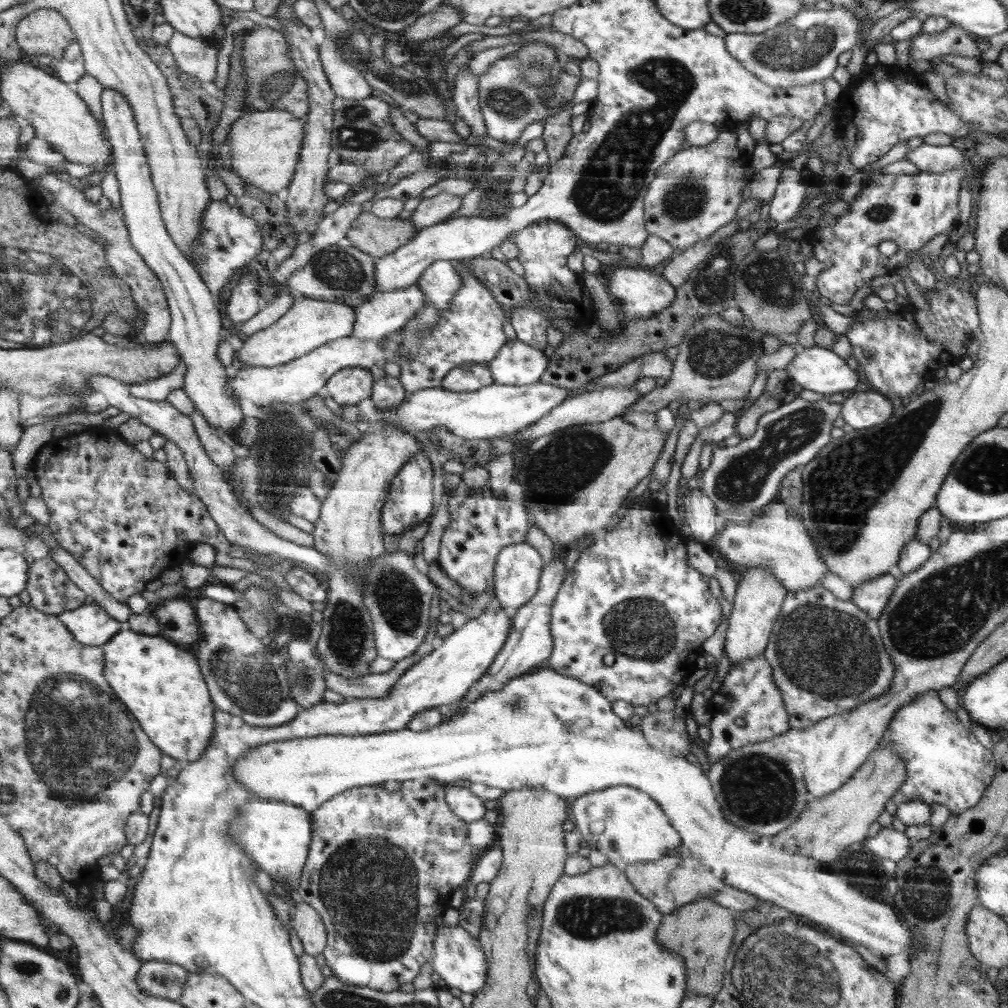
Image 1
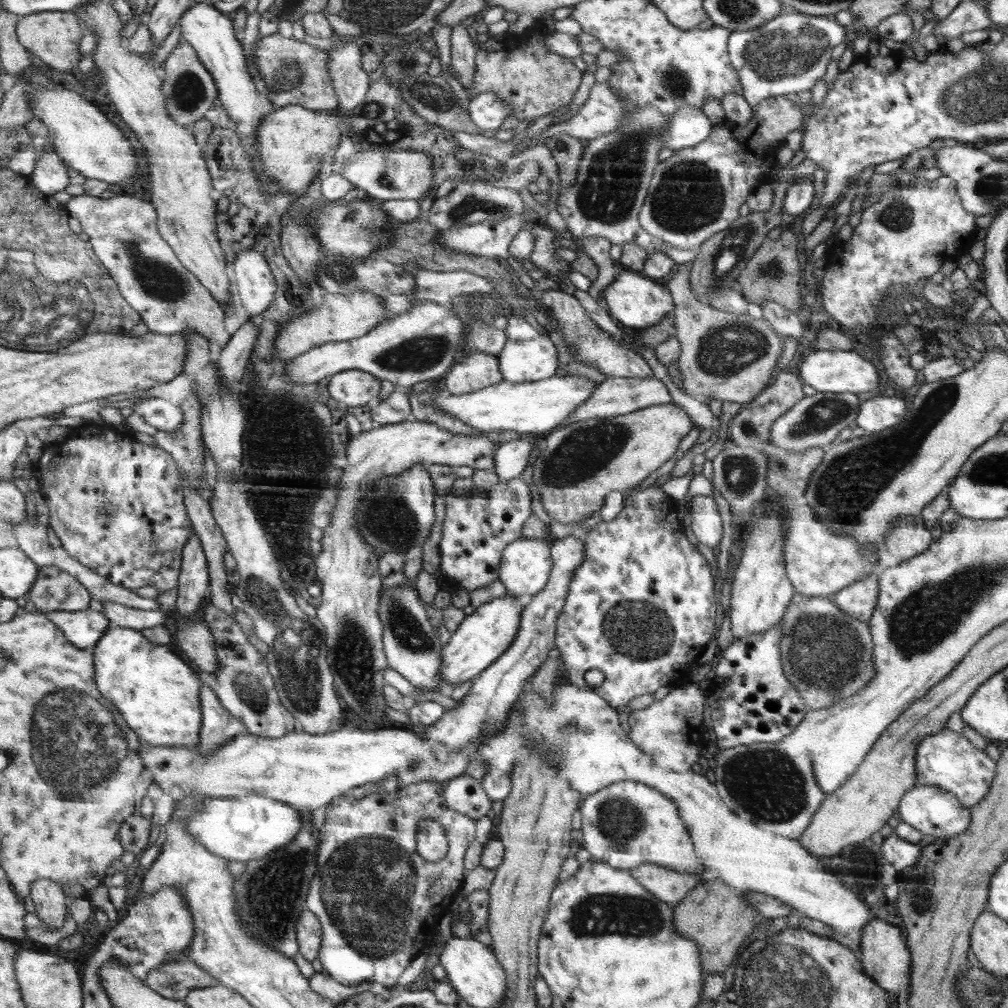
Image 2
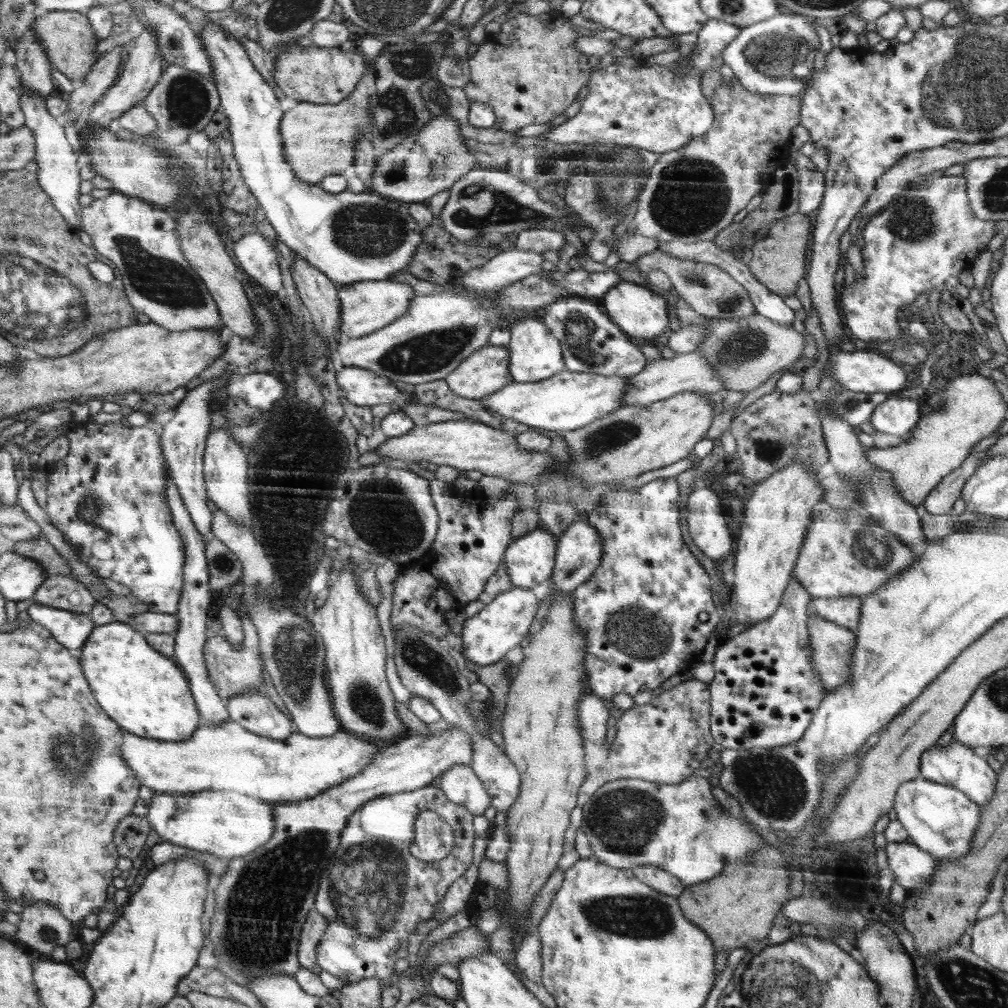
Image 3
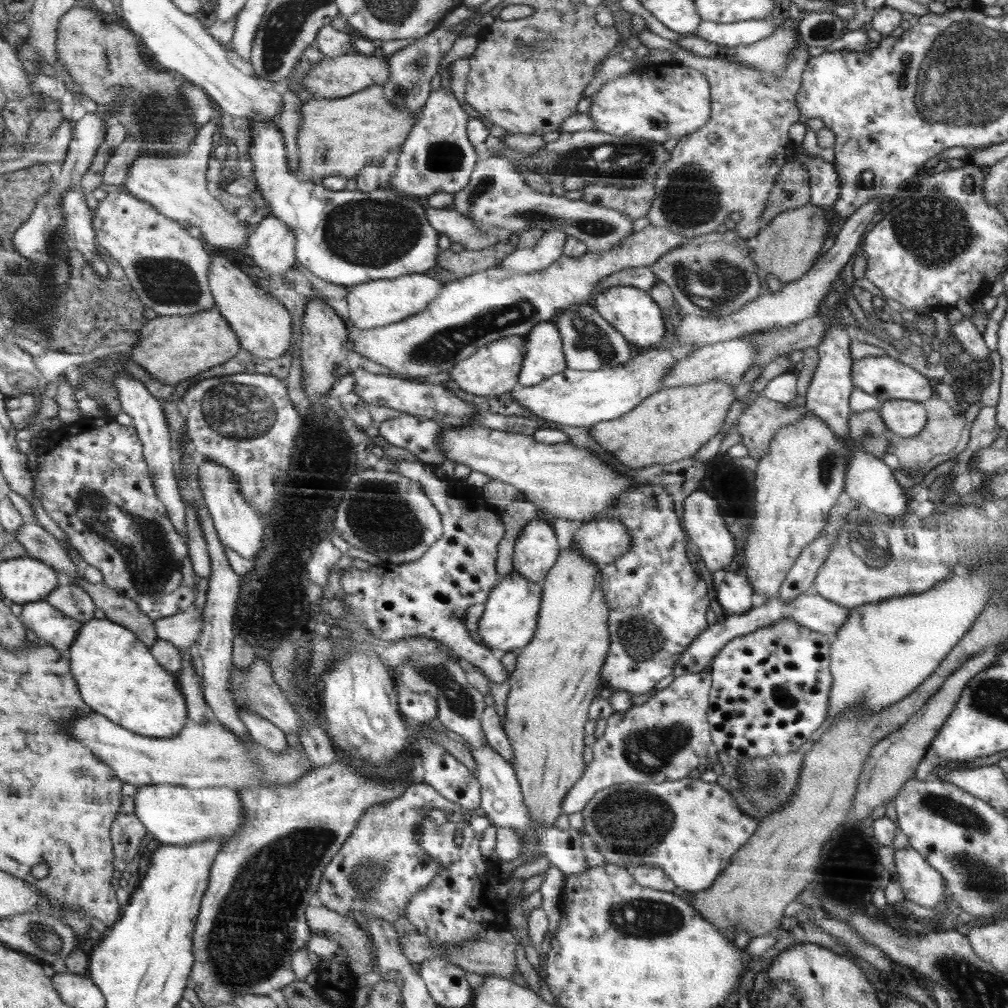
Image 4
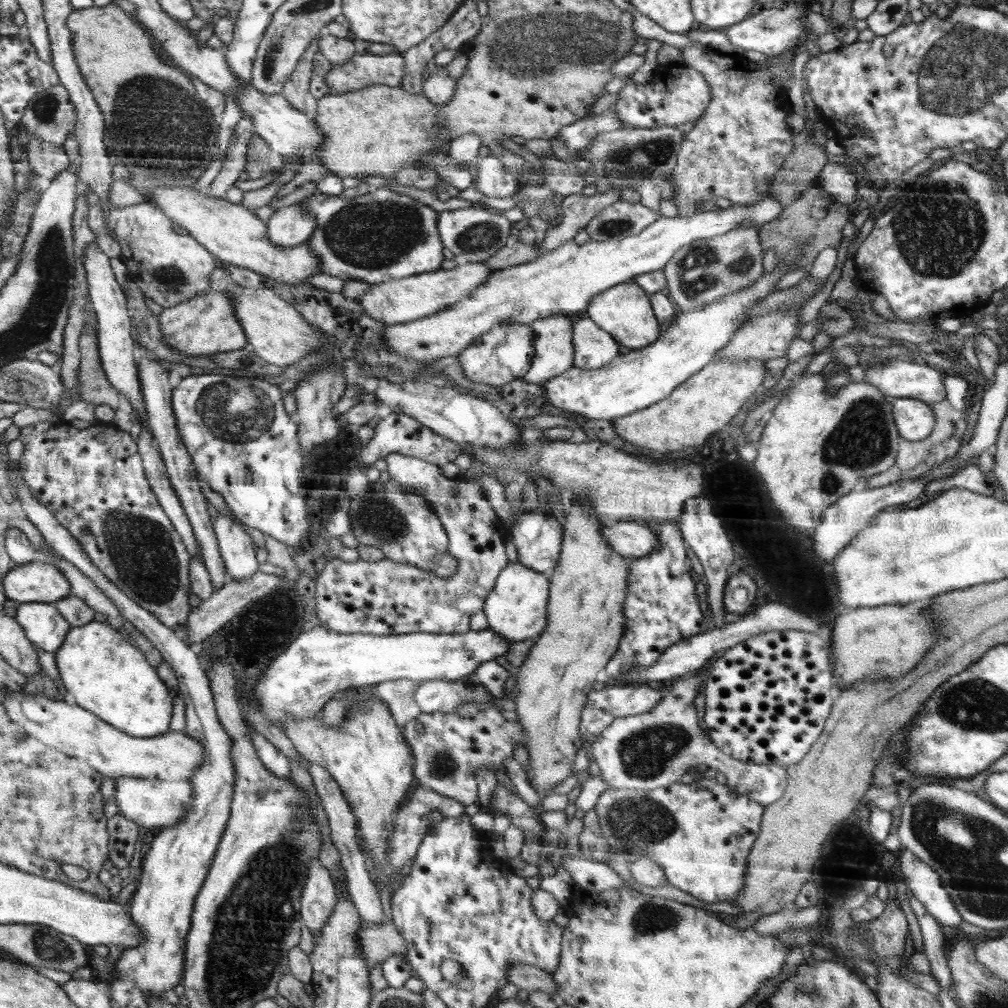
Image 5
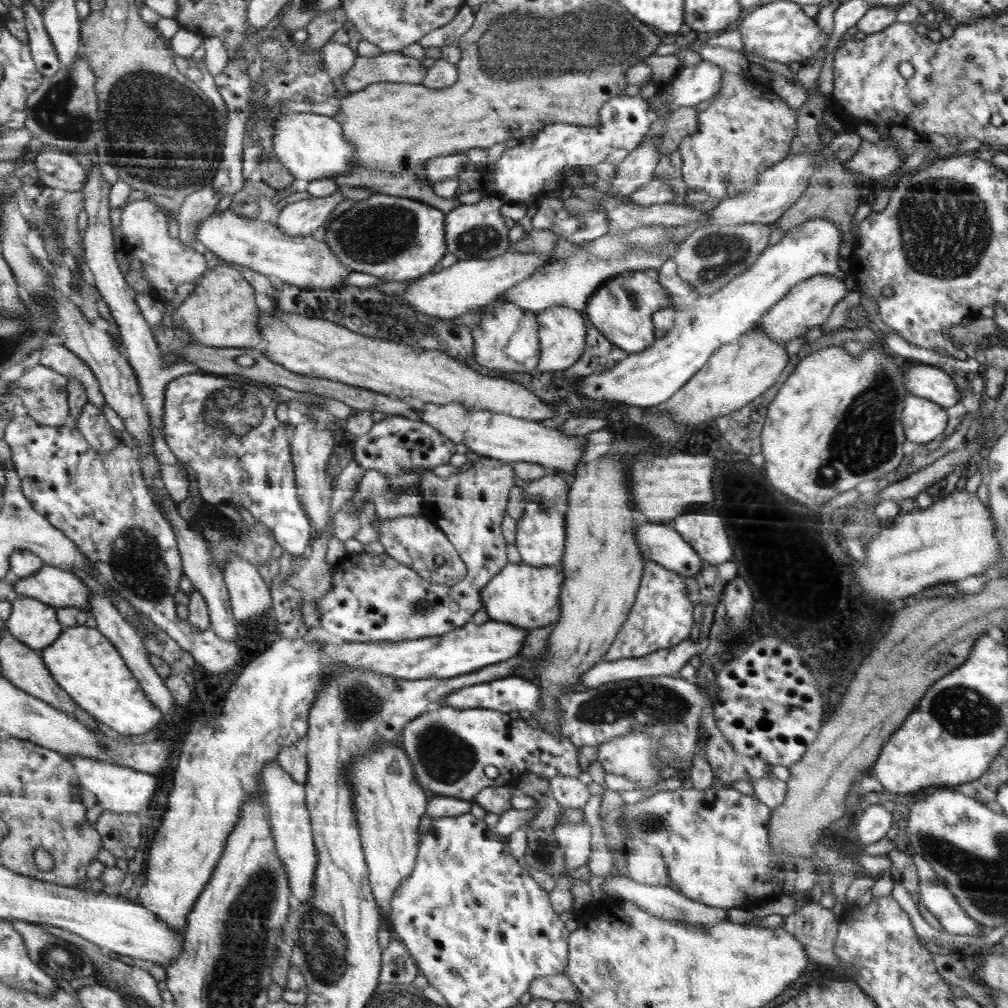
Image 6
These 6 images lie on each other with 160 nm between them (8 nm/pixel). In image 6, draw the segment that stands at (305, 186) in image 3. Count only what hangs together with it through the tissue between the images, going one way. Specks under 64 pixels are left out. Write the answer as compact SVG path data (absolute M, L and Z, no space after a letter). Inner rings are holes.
M375 193L372 198L353 203L344 214L334 217L328 223L328 228L320 231L318 236L332 247L342 264L349 265L350 270L383 278L387 282L421 277L440 263L442 256L448 254L447 224L444 224L444 214L440 210L411 198L382 193Z

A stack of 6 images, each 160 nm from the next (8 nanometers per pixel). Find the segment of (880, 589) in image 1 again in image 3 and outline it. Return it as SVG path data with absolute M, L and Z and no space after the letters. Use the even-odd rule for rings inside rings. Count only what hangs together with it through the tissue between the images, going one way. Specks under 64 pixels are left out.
M811 598L808 604L809 616L834 621L850 630L856 630L860 619L859 598Z

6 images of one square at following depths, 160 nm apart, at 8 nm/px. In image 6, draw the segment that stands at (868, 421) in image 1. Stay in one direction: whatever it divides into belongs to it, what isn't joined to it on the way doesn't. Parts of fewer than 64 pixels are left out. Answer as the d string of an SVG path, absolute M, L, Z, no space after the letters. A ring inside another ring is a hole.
M909 394L905 400L905 412L901 423L905 425L910 442L917 442L922 448L947 427L947 409L936 401Z

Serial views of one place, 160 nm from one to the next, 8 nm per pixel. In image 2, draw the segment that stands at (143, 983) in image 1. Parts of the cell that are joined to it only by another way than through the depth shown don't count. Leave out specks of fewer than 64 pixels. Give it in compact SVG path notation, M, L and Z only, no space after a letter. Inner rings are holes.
M191 960L166 963L165 966L154 970L146 980L146 984L151 989L177 1001L184 1001L191 990L218 983L220 983L218 980L204 972Z

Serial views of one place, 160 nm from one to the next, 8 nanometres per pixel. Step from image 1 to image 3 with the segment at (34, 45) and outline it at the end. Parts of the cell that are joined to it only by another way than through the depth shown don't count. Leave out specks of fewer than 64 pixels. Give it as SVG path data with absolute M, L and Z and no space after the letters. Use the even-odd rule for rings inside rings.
M52 11L43 15L37 14L31 28L37 40L41 40L41 45L48 53L49 61L54 64L54 68L65 74L75 84L82 82L92 65L98 60L95 57L95 46L100 41L95 36L84 12Z

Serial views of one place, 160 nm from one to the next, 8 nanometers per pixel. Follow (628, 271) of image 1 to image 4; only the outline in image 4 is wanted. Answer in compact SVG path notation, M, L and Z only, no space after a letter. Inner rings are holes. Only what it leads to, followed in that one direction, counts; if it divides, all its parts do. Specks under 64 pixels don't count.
M614 286L592 299L592 306L600 313L600 316L609 322L629 342L638 347L653 347L656 342L662 340L667 334L662 322L660 305L645 290L638 290L635 286Z

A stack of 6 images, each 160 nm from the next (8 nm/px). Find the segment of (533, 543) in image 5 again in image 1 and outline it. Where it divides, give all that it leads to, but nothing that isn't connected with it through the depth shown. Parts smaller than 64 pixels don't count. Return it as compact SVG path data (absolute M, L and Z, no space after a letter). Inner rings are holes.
M522 542L505 547L498 556L496 575L494 576L494 593L500 607L513 608L517 611L521 607L525 607L539 591L541 574L545 565L539 549L534 548L531 544Z

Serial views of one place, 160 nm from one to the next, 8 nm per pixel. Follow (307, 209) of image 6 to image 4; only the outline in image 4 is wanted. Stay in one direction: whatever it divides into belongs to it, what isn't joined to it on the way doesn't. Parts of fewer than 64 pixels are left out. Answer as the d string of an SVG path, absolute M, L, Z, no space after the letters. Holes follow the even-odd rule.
M278 216L264 217L249 238L248 253L257 270L283 276L296 259L297 234Z

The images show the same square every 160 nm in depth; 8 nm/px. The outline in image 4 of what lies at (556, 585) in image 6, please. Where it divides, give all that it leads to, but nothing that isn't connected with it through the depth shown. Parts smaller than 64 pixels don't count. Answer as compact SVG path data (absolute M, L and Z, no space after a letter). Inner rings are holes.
M514 570L506 574L504 579L499 580L497 587L490 591L489 599L484 603L486 607L484 615L478 623L481 646L497 655L520 651L523 647L527 647L537 634L543 596L542 584L526 579Z

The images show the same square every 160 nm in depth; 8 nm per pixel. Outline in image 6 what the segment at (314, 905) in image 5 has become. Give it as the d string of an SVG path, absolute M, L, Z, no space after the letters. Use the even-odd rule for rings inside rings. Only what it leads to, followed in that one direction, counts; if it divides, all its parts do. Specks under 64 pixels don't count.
M270 761L262 774L265 803L269 809L271 832L277 845L278 857L281 858L290 883L290 904L292 911L298 914L299 906L311 900L315 878L316 847L313 841L313 830L305 799L305 783L297 783L278 763Z

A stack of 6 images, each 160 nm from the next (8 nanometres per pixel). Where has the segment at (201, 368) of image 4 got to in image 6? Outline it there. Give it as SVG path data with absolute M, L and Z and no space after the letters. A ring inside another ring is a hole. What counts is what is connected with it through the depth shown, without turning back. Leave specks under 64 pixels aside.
M216 266L198 281L193 291L172 312L173 326L183 326L193 342L218 348L256 347L262 336L260 316L254 301L255 288L235 266Z

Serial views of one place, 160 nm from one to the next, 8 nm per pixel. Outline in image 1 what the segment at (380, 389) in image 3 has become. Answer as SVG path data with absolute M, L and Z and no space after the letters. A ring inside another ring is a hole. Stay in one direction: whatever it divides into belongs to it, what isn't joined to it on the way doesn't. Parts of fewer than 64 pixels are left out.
M346 367L328 381L323 392L339 405L359 404L364 398L370 398L374 384L369 369Z

